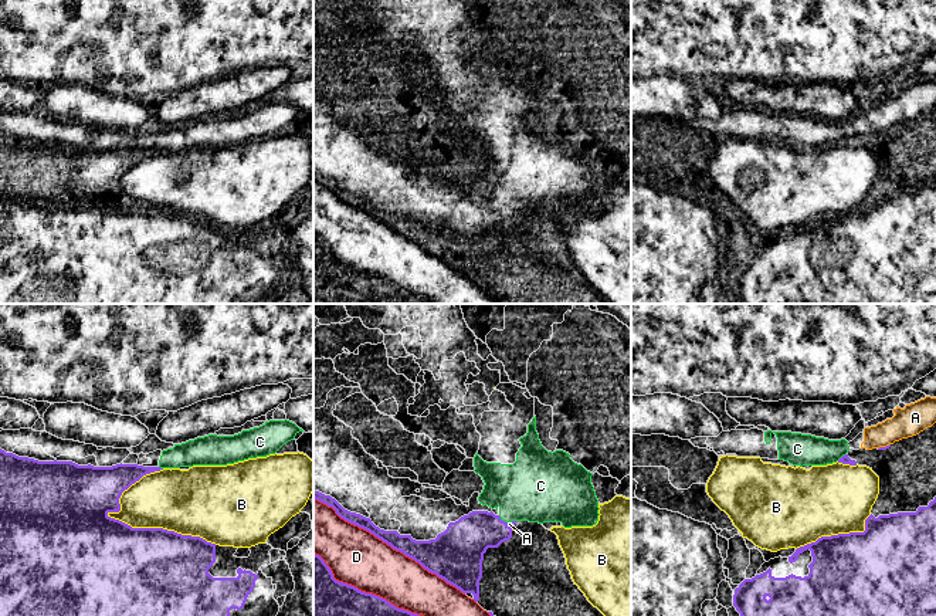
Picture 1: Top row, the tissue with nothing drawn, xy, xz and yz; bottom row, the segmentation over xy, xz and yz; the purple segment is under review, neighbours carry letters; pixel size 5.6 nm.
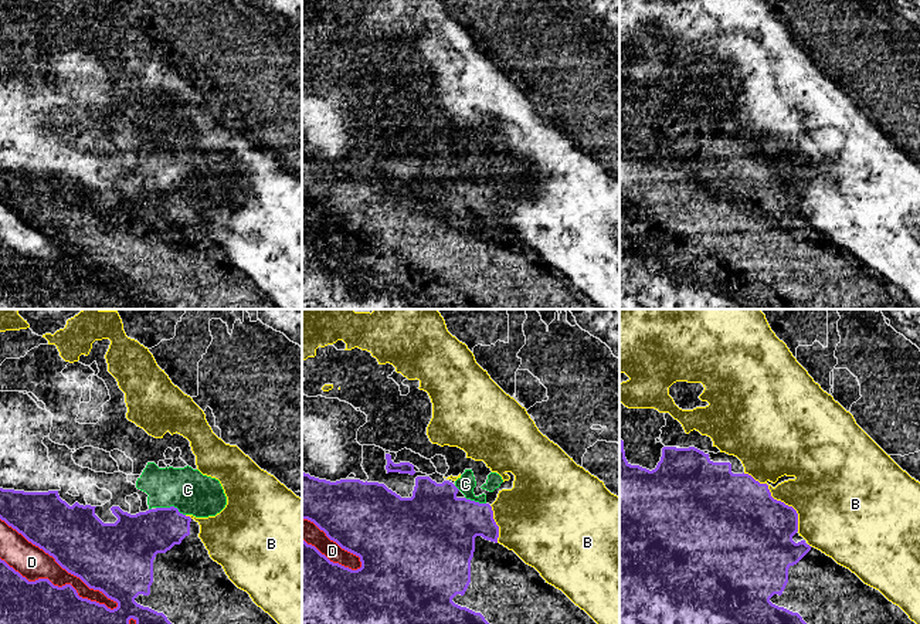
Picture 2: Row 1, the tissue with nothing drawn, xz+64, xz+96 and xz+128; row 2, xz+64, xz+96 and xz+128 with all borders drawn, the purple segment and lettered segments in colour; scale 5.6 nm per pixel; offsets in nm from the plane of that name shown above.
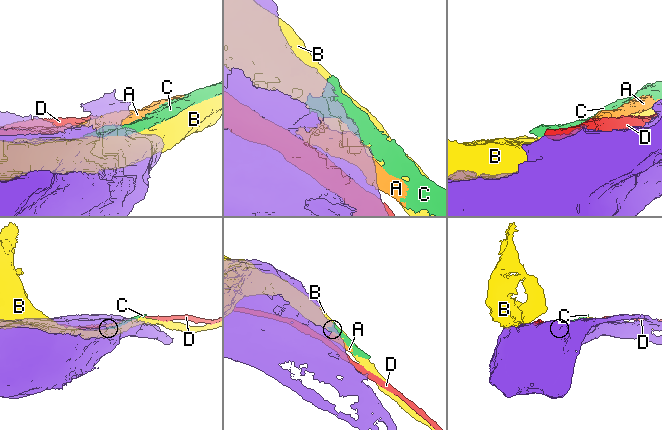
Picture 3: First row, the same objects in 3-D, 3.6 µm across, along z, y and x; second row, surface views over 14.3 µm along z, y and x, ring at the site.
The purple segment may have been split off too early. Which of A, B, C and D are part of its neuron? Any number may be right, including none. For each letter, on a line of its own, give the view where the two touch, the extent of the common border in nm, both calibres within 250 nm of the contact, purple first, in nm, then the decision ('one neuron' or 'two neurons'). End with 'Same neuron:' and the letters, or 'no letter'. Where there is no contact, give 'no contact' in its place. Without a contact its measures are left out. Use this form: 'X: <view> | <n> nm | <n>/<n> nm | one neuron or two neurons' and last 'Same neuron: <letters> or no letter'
A: xz | 60 nm | 240/20 nm | two neurons
B: xy | 650 nm | 500/380 nm | two neurons
C: xz | 70 nm | 260/360 nm | two neurons
D: xz | 1000 nm | 170/320 nm | two neurons
Same neuron: no letter

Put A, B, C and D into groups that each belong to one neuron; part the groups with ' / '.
A C / B / D

